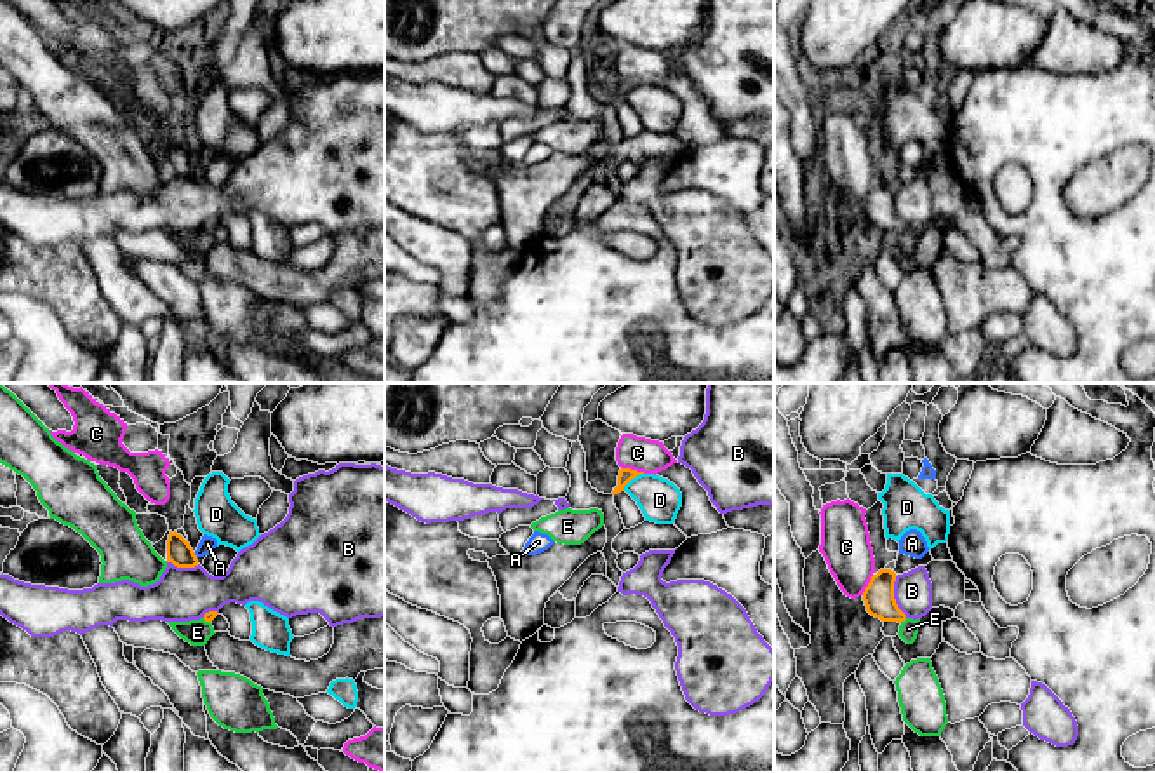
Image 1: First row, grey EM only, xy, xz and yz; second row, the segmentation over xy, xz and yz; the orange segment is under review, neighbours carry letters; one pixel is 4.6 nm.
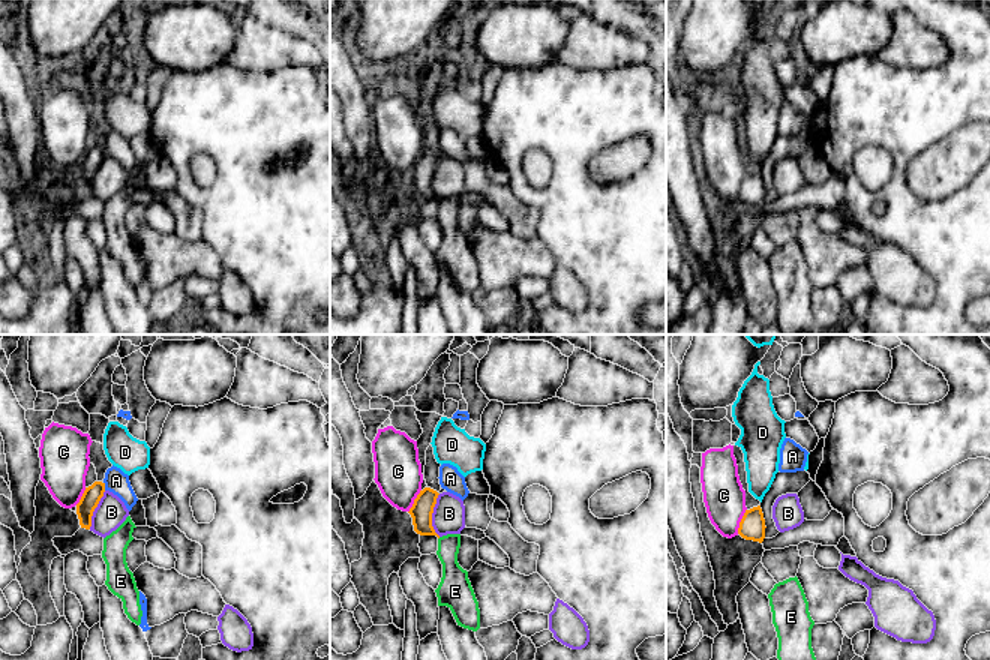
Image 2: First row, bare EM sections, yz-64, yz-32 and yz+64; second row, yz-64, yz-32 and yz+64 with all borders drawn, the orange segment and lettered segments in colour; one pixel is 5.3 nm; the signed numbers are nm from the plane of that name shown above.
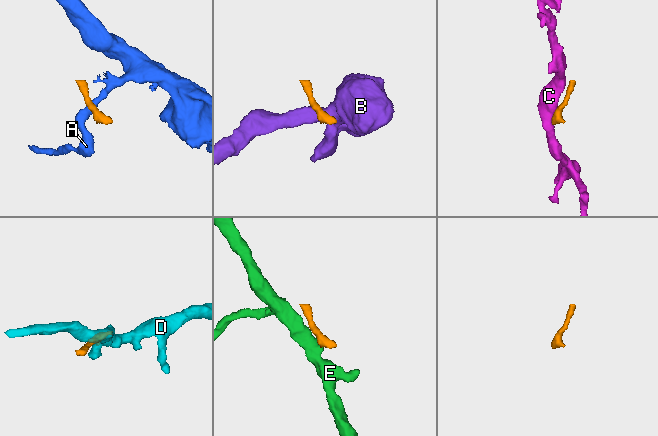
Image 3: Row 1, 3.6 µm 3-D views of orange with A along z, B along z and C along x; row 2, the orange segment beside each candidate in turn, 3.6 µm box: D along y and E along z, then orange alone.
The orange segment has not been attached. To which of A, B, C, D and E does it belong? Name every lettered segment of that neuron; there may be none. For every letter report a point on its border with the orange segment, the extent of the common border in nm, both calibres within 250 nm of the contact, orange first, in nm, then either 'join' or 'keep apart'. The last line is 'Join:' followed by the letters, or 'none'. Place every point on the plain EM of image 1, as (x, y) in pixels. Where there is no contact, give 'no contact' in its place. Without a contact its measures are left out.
A: contact xy (195, 166); length 40 nm; calibres 120 and 80 nm; keep apart
B: contact yz (893, 206); length 200 nm; calibres 140 and 180 nm; keep apart
C: contact xz (634, 80); length 110 nm; calibres 70 and 160 nm; keep apart
D: contact xz (632, 87); length 130 nm; calibres 70 and 200 nm; keep apart
E: contact yz (903, 230); length 40 nm; calibres 140 and 90 nm; keep apart
Join: none

